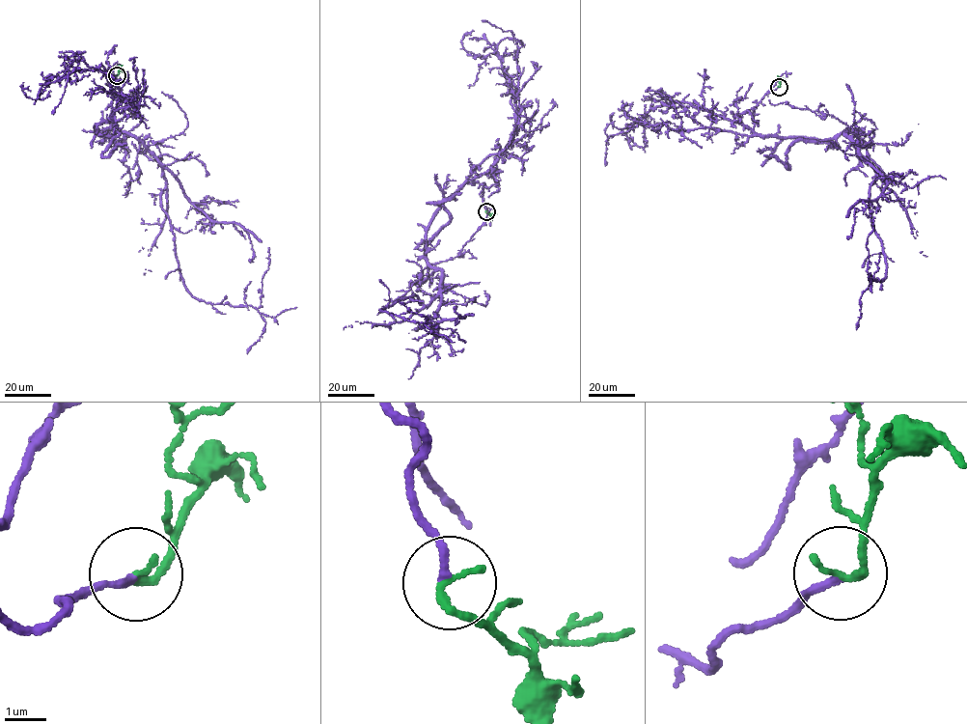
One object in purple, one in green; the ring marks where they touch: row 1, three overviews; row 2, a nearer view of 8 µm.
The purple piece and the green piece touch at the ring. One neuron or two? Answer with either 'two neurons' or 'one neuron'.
one neuron

